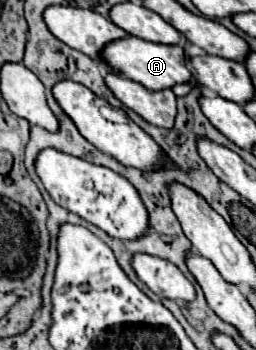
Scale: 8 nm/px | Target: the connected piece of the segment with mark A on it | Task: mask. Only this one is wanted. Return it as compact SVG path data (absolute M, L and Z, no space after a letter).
M124 37L120 41L112 41L104 49L104 59L110 67L126 75L128 79L144 85L150 91L162 91L162 89L172 89L176 83L188 83L192 79L190 69L186 67L184 51L180 45L160 45L160 43L150 43L138 37Z

